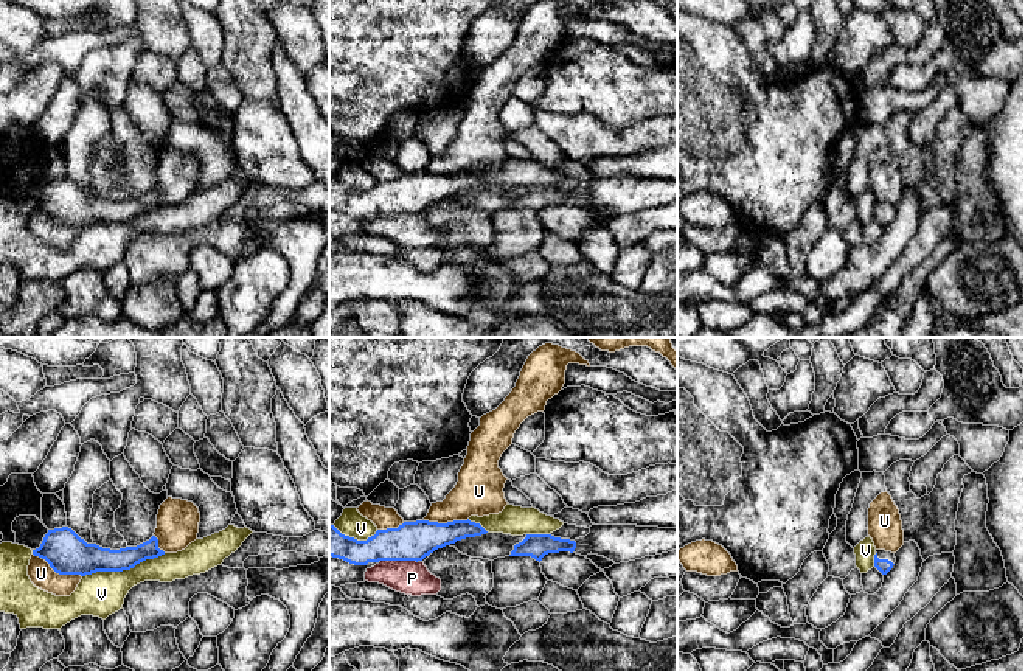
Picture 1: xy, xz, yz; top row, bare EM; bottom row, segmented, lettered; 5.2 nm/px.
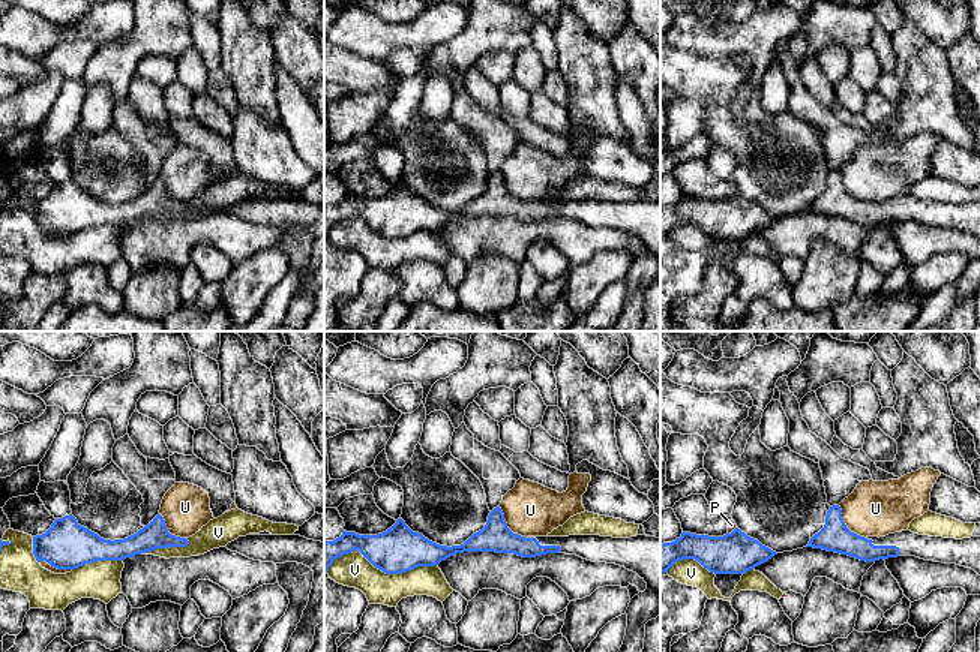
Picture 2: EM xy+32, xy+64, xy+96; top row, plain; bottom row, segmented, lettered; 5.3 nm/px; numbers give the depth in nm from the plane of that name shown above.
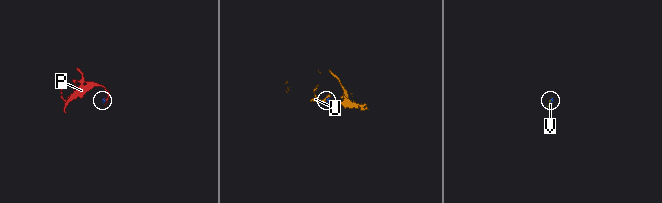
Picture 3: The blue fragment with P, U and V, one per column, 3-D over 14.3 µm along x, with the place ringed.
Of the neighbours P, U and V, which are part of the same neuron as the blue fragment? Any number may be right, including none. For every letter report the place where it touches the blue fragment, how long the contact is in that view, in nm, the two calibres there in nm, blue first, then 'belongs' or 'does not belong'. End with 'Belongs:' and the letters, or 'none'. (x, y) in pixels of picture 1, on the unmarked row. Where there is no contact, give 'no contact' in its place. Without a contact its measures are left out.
P: contact xz (399, 212); length 190 nm; calibres 200 and 180 nm; does not belong
U: contact xy (58, 224); length 280 nm; calibres 220 and 120 nm; does not belong
V: contact xy (123, 221); length 440 nm; calibres 180 and 240 nm; does not belong
Belongs: none

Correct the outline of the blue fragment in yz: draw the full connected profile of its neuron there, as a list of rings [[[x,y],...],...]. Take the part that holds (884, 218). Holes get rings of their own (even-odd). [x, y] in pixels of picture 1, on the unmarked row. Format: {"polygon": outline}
{"polygon": [[[876,202],[874,207],[874,219],[882,225],[887,227],[896,214],[895,205],[885,202]]]}

